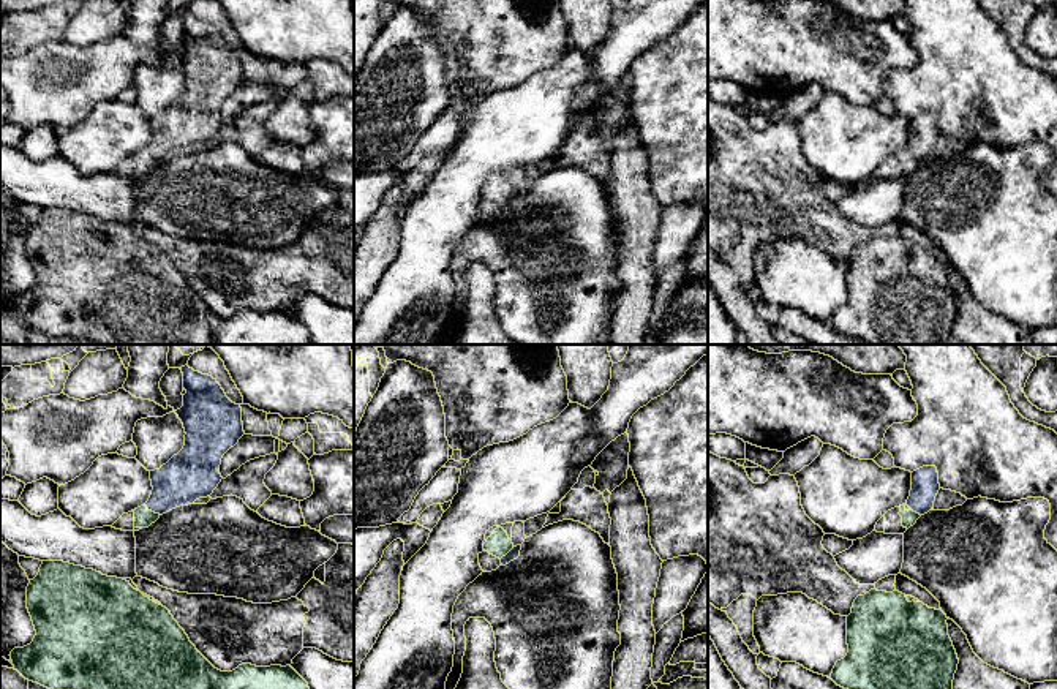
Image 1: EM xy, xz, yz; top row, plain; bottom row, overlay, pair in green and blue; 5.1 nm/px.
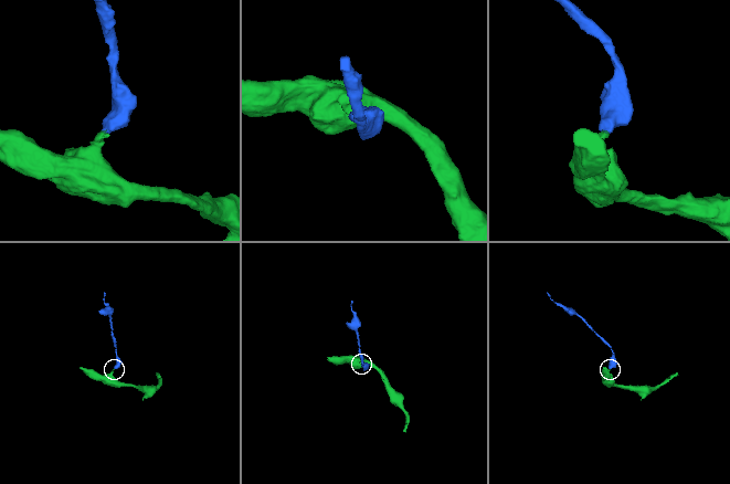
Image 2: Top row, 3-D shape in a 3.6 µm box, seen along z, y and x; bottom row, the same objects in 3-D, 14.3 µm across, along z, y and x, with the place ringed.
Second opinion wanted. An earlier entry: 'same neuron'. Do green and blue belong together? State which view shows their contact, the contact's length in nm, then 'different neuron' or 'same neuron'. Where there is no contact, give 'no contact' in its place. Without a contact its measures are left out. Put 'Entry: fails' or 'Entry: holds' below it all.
xy | 90 nm | same neuron
Entry: holds

